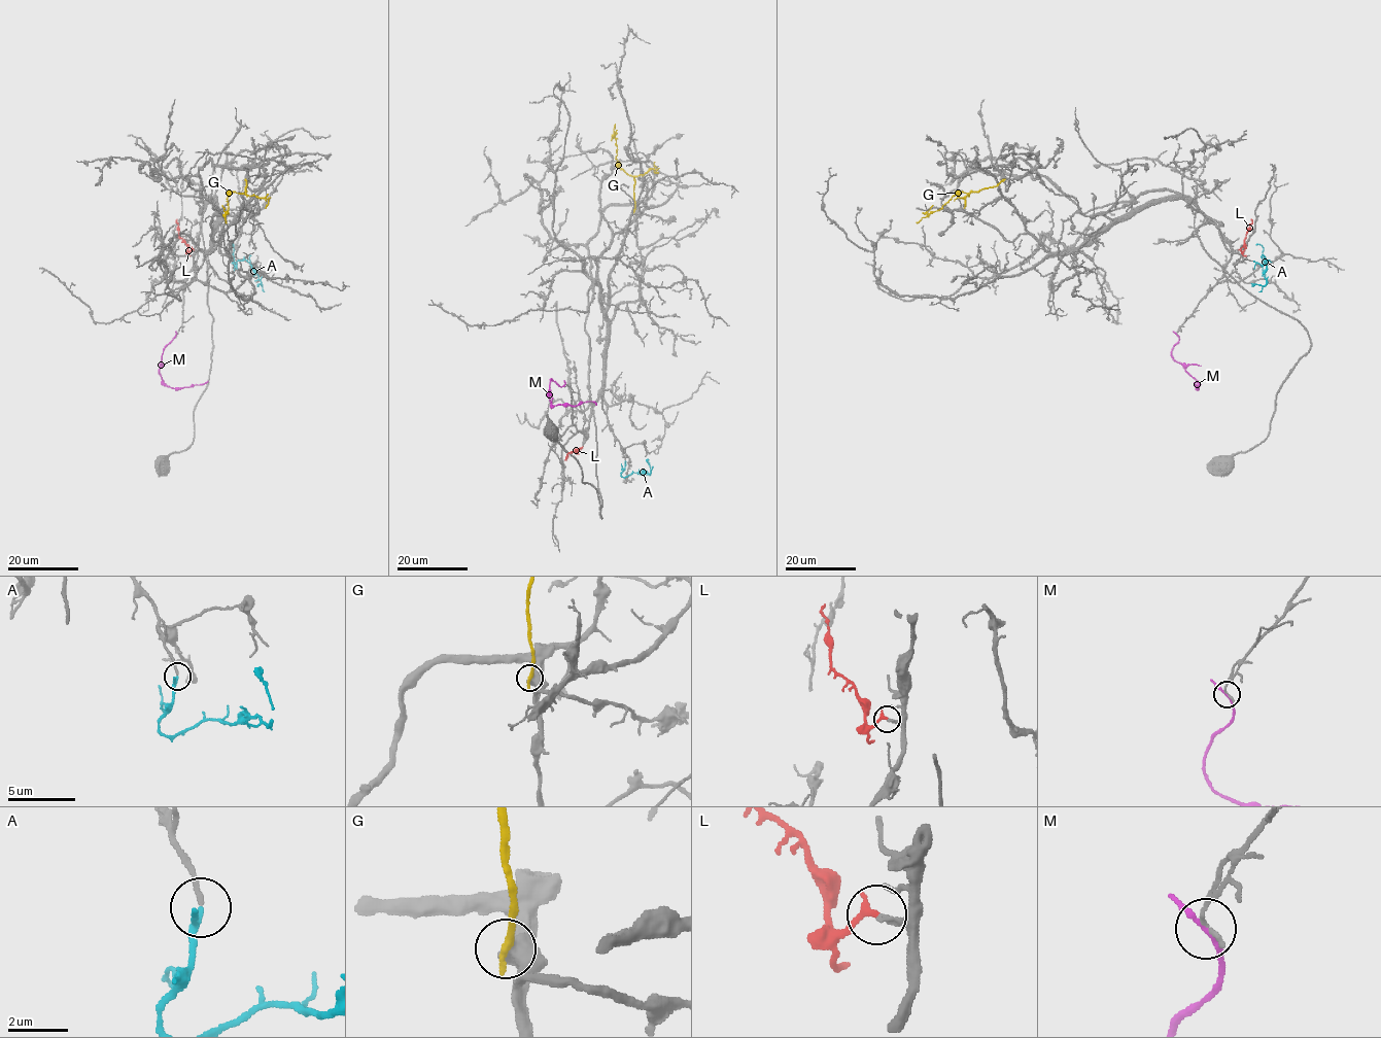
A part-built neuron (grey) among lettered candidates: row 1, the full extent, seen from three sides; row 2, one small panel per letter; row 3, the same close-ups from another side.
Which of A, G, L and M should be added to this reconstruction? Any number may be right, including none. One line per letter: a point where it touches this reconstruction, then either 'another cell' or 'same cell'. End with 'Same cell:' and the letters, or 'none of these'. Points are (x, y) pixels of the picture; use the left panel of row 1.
A: (237, 261) | same cell
G: (245, 180) | another cell
L: (194, 249) | same cell
M: (176, 335) | another cell
Same cell: A, L

